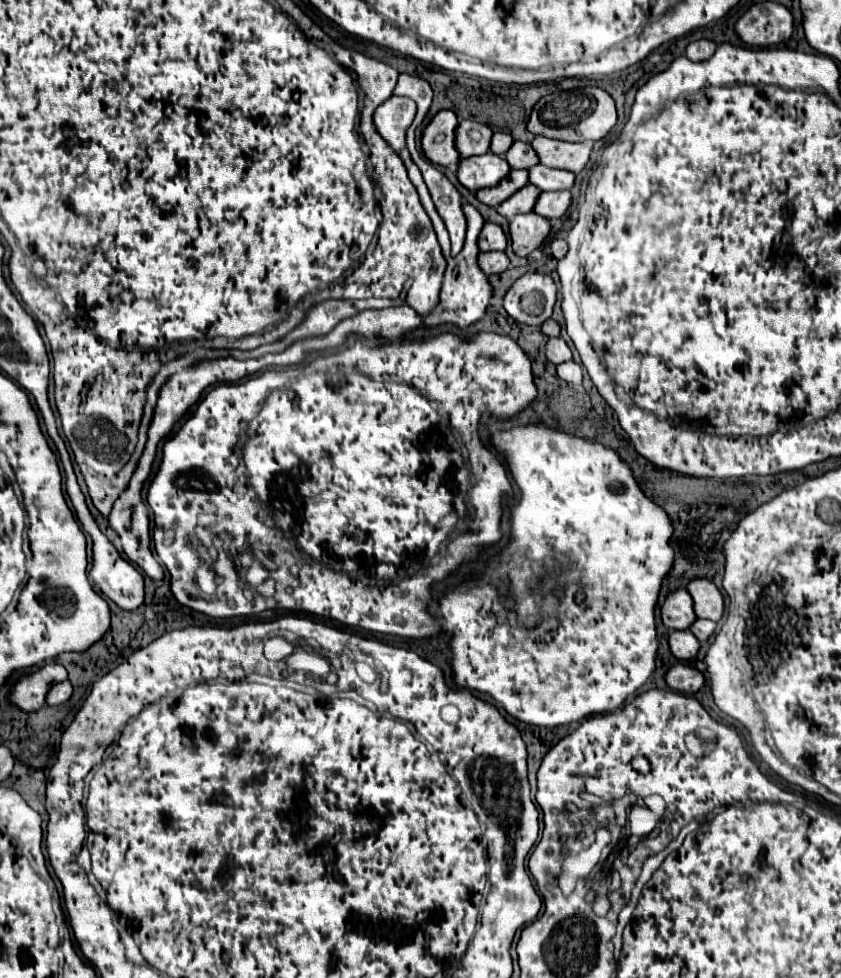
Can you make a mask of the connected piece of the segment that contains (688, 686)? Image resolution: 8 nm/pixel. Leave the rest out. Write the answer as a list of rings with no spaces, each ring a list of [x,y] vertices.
[[[677,664],[677,666],[671,666],[667,670],[665,682],[675,692],[695,694],[705,684],[705,678],[703,678],[703,674],[697,668],[687,666],[687,664]]]

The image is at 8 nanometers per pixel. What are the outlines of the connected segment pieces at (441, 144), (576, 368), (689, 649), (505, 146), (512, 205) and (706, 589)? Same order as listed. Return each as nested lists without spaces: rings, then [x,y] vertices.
[[[439,110],[421,134],[421,148],[425,156],[439,166],[449,166],[459,162],[459,152],[455,150],[455,126],[459,124],[455,112]]]
[[[573,360],[559,364],[557,366],[557,374],[559,374],[559,378],[563,378],[569,384],[581,384],[581,378],[583,378],[581,366],[577,362],[573,362]]]
[[[673,630],[667,642],[669,642],[671,654],[679,660],[689,660],[699,650],[699,640],[695,640],[695,636],[689,630]]]
[[[495,132],[495,134],[493,134],[493,138],[491,138],[491,146],[489,146],[489,150],[491,150],[493,154],[503,156],[503,154],[511,148],[511,144],[513,144],[513,138],[511,138],[509,134]]]
[[[527,184],[527,186],[523,186],[523,190],[515,192],[511,198],[507,198],[507,202],[499,204],[497,212],[501,216],[505,216],[507,220],[511,220],[517,214],[527,214],[527,212],[533,210],[537,196],[539,196],[539,188]]]
[[[695,578],[687,584],[687,592],[691,592],[693,608],[699,618],[717,622],[723,616],[723,596],[711,580]]]

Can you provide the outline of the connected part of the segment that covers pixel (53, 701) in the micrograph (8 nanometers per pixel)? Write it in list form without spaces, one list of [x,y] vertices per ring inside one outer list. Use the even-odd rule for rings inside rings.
[[[69,680],[65,682],[59,682],[59,684],[53,684],[51,690],[47,692],[47,706],[57,706],[57,704],[63,704],[69,700],[73,688],[69,684]]]

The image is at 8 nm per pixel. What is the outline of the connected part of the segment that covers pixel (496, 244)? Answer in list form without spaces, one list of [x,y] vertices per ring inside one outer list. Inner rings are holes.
[[[485,222],[481,236],[479,236],[479,250],[489,252],[489,250],[505,250],[507,246],[507,236],[501,230],[501,226],[493,222]]]

